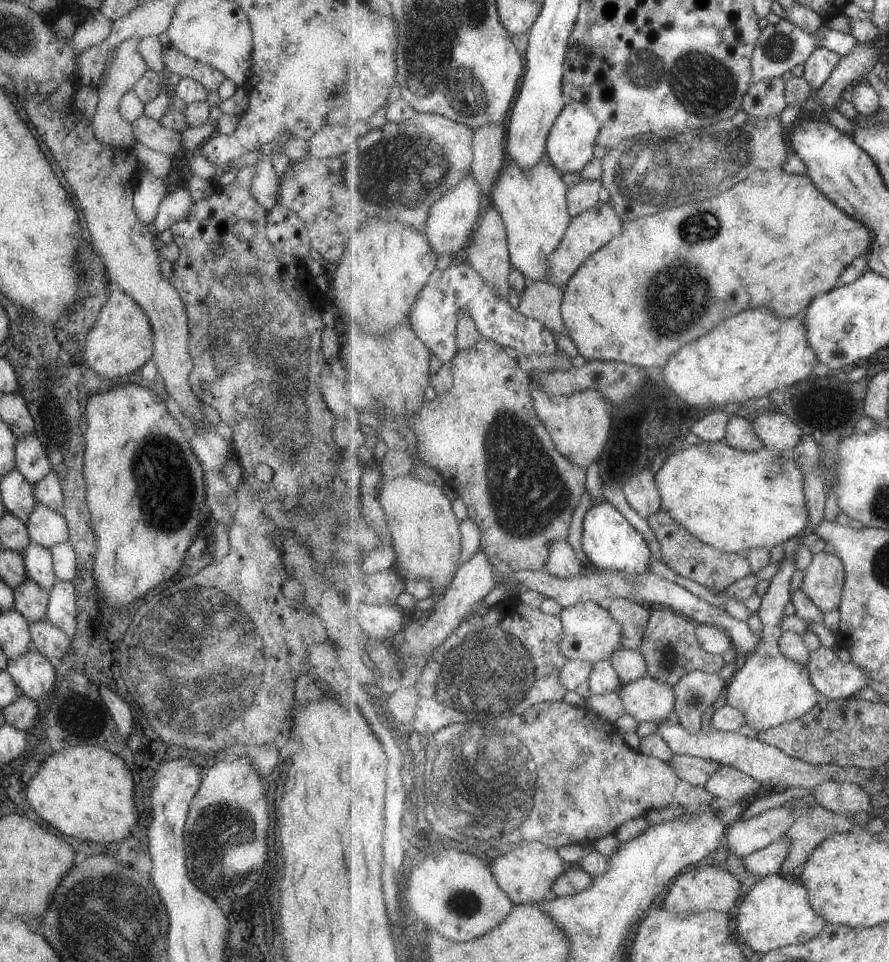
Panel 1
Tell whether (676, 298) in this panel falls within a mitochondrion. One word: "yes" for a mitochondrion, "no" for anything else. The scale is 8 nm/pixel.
yes

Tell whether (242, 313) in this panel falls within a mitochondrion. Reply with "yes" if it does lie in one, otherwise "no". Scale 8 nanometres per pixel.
yes

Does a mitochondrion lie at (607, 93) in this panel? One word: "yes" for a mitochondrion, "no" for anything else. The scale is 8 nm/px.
no

